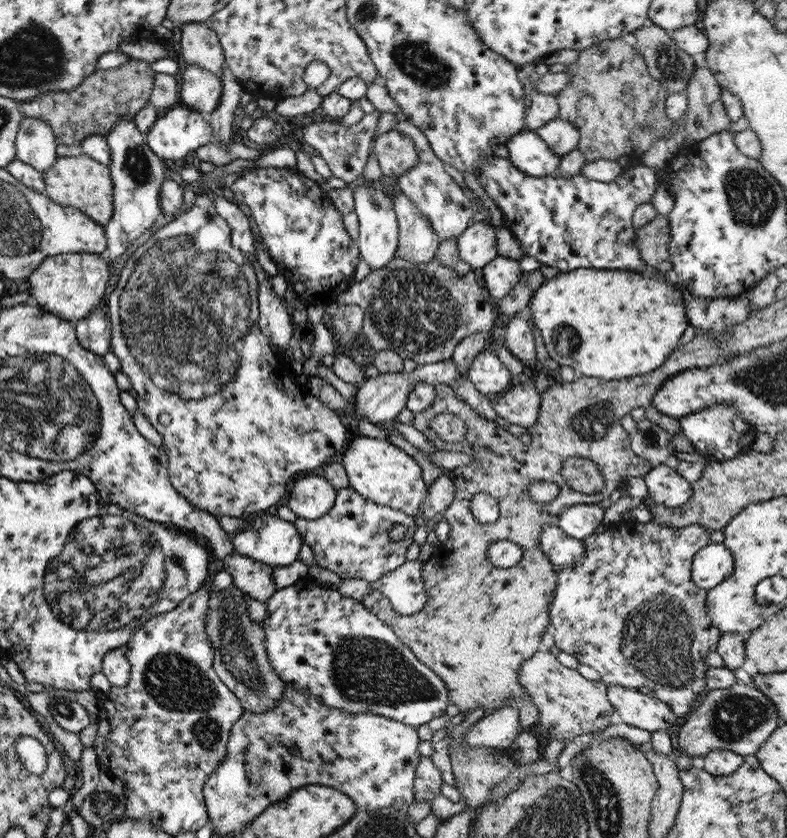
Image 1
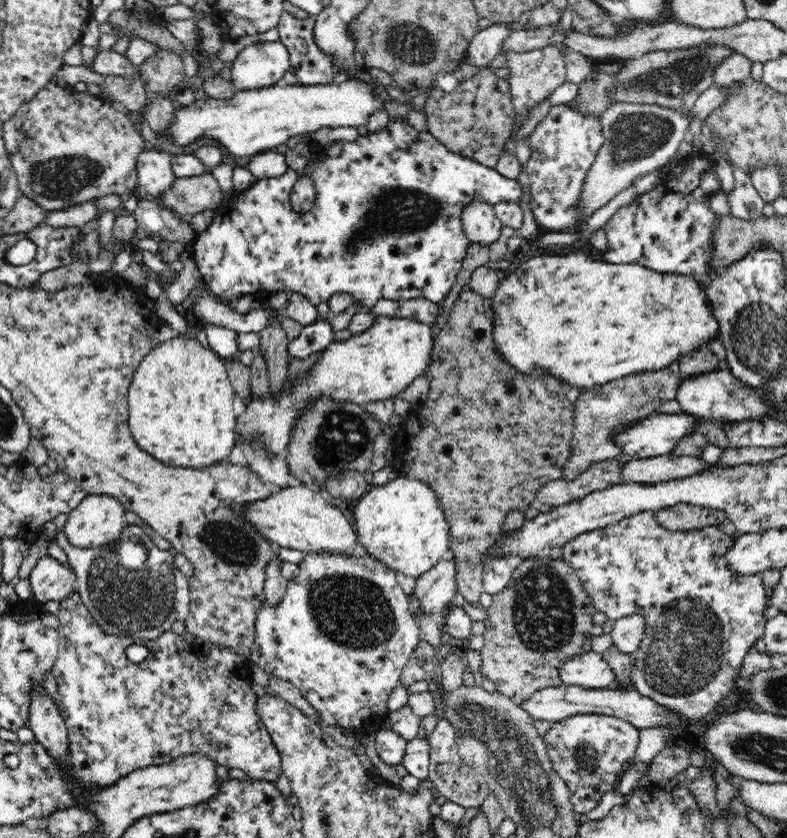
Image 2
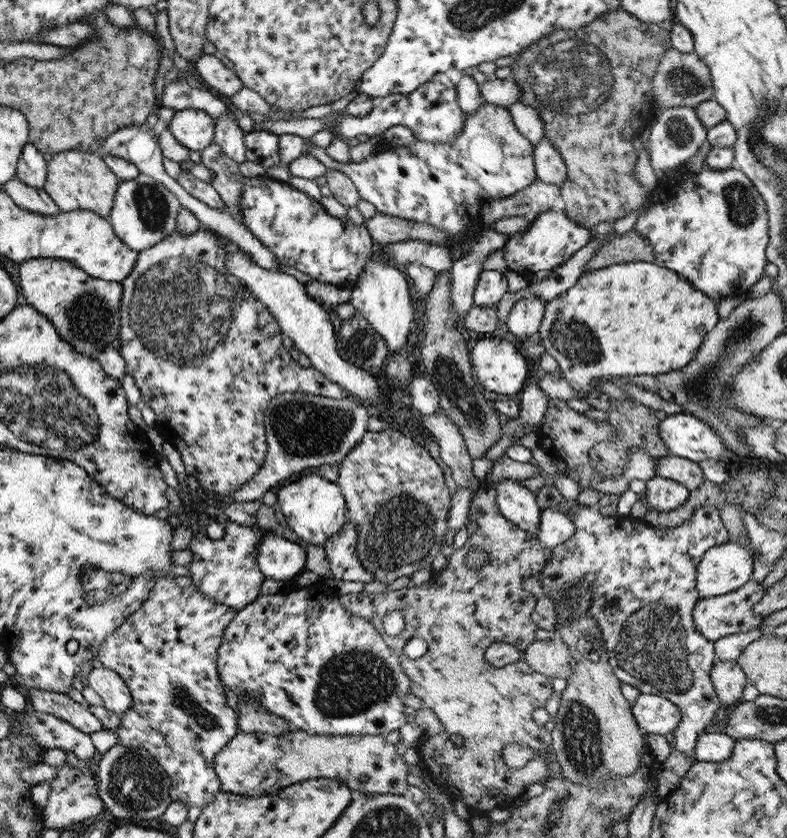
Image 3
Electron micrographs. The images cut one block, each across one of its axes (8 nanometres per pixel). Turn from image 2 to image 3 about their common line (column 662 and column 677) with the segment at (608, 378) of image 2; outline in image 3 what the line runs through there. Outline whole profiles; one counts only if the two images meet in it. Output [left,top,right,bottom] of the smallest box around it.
[538,262,718,400]

